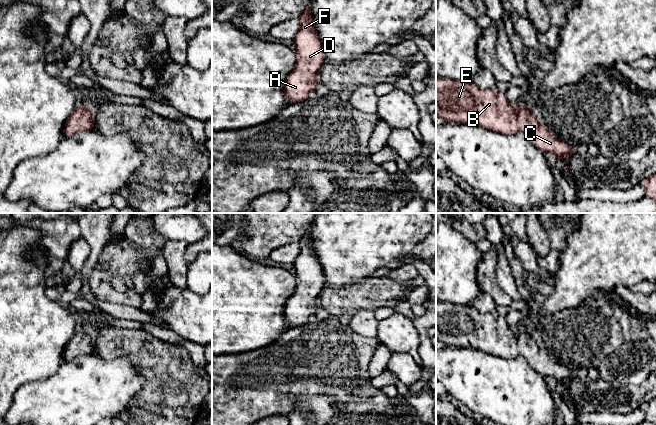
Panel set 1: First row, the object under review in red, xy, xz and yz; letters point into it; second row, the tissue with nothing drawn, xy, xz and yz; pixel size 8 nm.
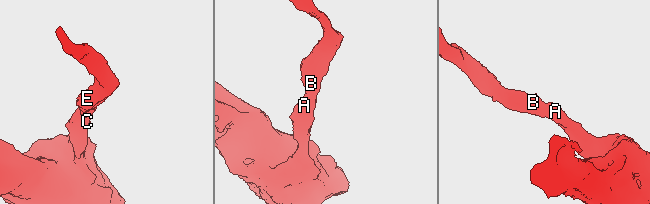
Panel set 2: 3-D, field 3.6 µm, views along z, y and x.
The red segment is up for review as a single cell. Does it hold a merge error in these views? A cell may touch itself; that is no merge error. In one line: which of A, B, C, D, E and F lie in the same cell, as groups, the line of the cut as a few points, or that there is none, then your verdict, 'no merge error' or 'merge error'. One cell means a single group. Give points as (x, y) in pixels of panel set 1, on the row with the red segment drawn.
A B C D E F | no cut | no merge error

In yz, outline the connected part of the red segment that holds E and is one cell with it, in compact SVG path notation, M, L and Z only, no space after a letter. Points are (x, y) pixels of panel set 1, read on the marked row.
M436 77L436 115L446 122L476 125L506 135L522 131L544 155L553 153L557 160L576 154L575 148L558 139L546 124L537 120L528 103L512 105L496 88L482 90L473 82Z

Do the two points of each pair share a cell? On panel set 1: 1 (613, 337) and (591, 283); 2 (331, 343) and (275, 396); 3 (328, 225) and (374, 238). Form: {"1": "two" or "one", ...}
{"1": "two", "2": "one", "3": "one"}

